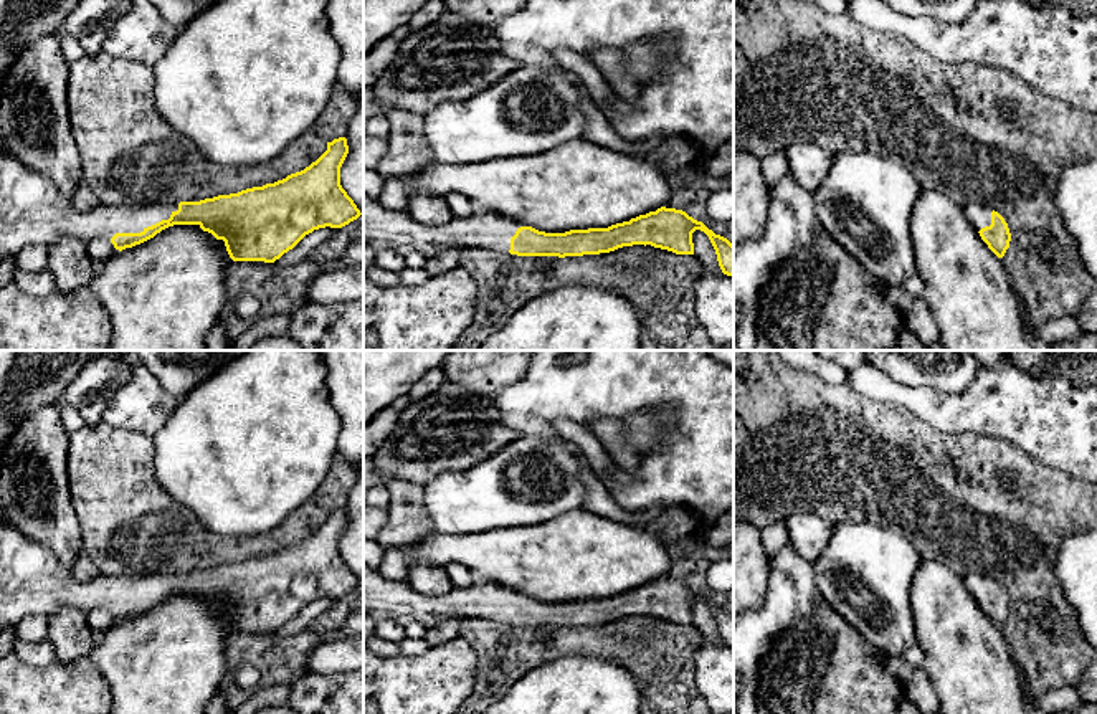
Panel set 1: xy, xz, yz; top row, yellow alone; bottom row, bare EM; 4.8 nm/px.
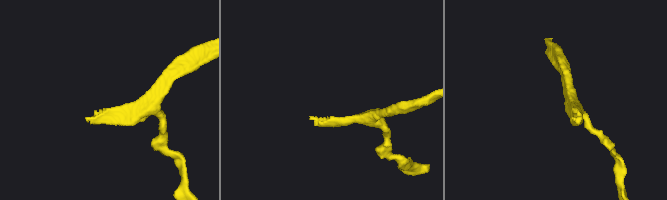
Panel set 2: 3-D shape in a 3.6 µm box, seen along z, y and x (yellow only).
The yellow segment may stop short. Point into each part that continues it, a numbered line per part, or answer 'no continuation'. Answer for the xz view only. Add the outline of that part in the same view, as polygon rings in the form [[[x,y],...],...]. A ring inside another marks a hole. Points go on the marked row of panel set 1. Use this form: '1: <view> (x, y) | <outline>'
1: xz (384, 228) | [[[363,193],[363,243],[377,251],[390,250],[401,256],[418,251],[433,258],[448,248],[484,248],[509,253],[511,238],[525,226],[496,213],[473,213],[446,225],[423,225],[408,212],[385,208]]]

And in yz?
1: yz (978, 214) | [[[968,202],[963,207],[970,225],[980,231],[985,226],[991,225],[991,212],[993,208],[983,202]]]

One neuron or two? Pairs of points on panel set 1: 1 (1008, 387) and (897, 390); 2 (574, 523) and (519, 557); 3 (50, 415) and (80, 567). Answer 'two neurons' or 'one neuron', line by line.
1: one neuron
2: one neuron
3: two neurons

